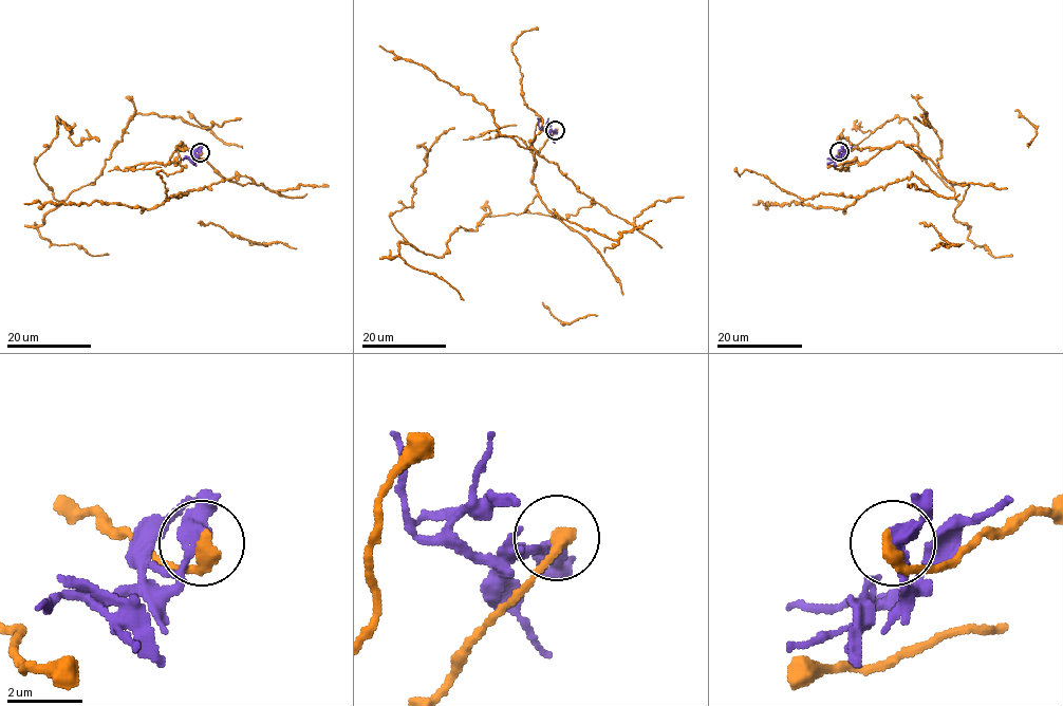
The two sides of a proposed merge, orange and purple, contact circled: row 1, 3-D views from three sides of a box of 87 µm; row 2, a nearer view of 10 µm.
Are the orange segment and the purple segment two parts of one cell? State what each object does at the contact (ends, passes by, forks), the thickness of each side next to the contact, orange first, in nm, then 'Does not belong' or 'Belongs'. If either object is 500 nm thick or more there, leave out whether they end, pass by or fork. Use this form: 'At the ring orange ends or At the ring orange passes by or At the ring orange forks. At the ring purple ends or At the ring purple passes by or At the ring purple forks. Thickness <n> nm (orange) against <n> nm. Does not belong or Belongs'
At the ring orange ends. At the ring purple passes by. Thickness 400 nm (orange) against 340 nm. Does not belong

